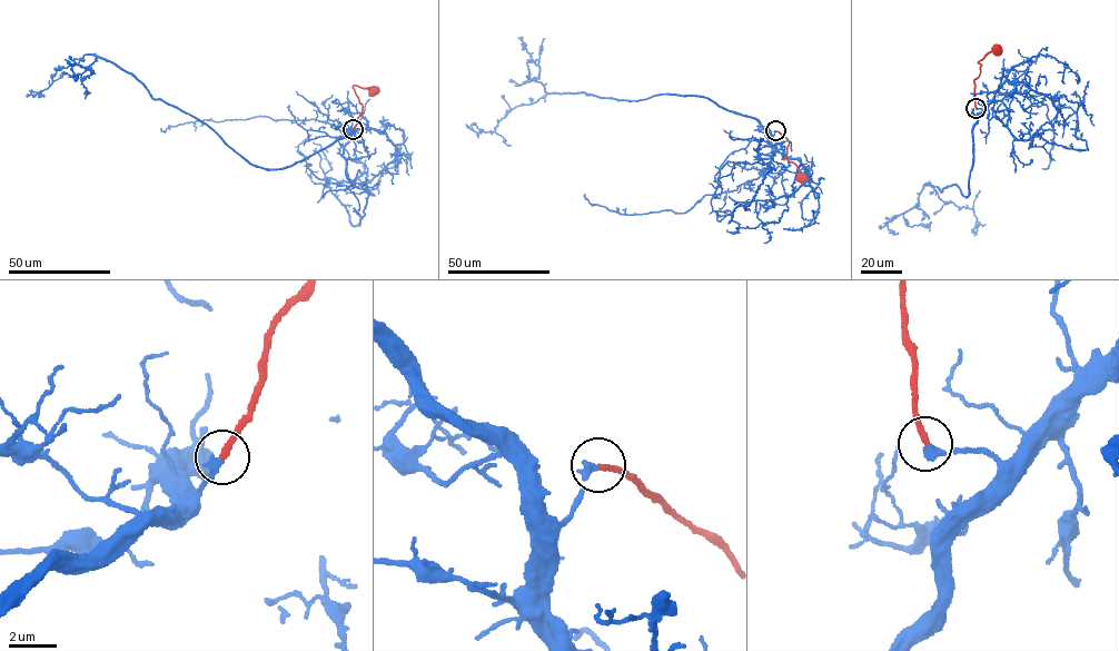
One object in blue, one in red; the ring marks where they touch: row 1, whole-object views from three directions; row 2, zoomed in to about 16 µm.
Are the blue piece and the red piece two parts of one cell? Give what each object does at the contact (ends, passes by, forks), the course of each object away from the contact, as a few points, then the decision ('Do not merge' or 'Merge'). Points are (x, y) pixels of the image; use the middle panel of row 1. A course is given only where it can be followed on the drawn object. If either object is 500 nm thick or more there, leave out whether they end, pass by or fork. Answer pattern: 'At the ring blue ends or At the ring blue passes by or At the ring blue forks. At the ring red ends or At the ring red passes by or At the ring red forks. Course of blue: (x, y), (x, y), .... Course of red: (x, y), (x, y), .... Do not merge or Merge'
At the ring blue ends. At the ring red ends. Course of blue: (775, 131), (707, 98), (664, 94), (632, 100), (553, 92), (511, 109), (495, 130), (466, 125). Course of red: (775, 131), (789, 142), (783, 159), (796, 166), (799, 178). Merge

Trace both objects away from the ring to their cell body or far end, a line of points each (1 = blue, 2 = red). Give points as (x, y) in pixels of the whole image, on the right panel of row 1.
1: (976, 108), (982, 110), (972, 130), (970, 194), (924, 185), (944, 203), (971, 209), (979, 224), (974, 236)
2: (976, 108), (973, 79), (980, 72), (979, 62), (998, 50)

